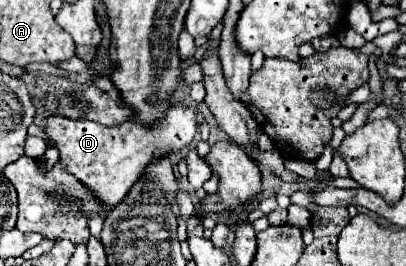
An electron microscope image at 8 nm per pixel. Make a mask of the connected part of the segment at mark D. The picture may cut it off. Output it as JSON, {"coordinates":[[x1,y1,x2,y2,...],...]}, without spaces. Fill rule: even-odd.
{"coordinates":[[183,103,169,105,165,115,151,125,143,125,139,121,125,121,123,125,105,127,95,121,75,121,75,119,63,117,63,115,51,115,45,123,45,133,49,135,53,145,59,149,59,155,61,155,63,163,67,165,67,171,73,173,79,181,83,181,97,197,103,199,103,205,109,205,109,207,115,207,117,203,121,203,125,199,127,191,143,177,143,173,147,171,147,167,151,163,159,161,161,157,179,153,183,147,191,145,191,141,195,137,195,129,197,129,195,109,189,105,183,105]]}

